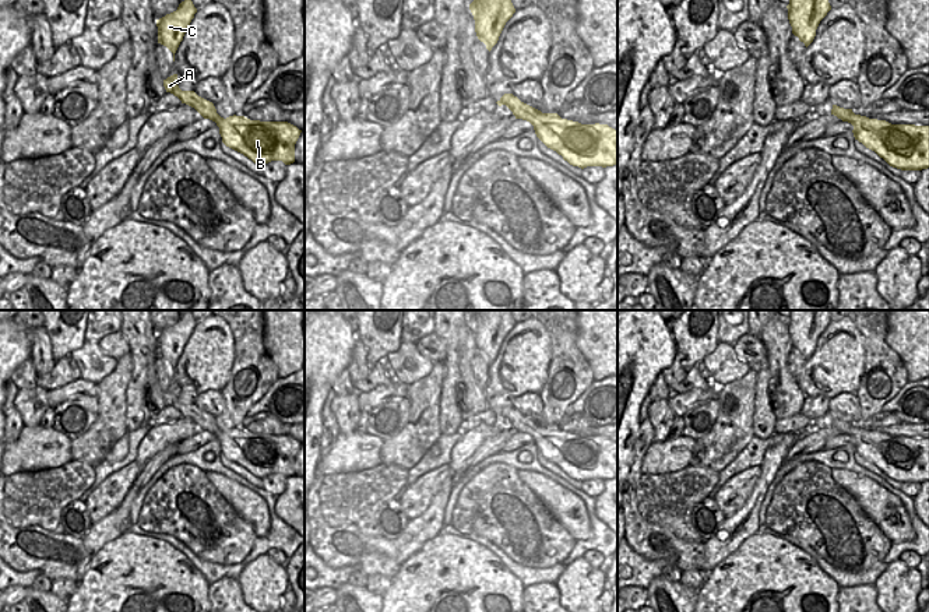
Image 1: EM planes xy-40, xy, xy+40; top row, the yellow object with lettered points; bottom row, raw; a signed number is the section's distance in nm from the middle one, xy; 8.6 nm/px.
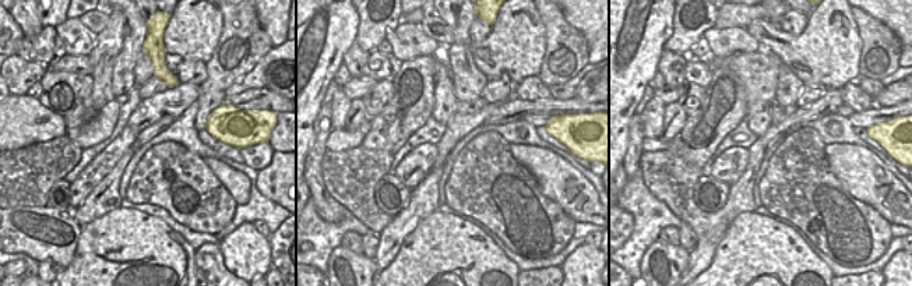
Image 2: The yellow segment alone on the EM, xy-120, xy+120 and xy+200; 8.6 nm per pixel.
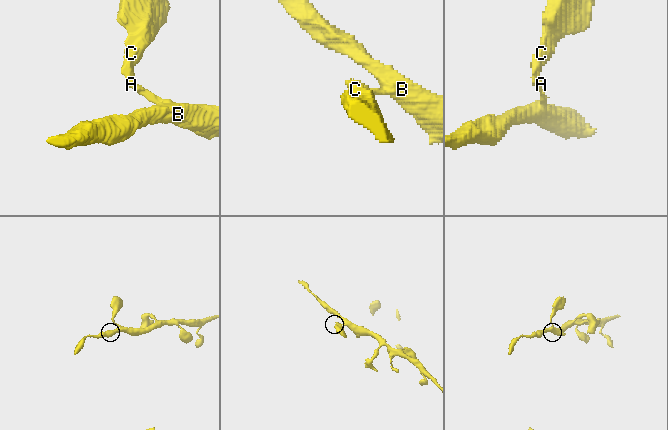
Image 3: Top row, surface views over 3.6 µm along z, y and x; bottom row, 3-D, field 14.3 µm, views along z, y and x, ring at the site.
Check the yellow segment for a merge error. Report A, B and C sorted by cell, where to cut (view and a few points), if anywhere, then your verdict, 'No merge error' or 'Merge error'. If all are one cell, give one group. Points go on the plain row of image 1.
Groups: A B C. No split. No merge error.

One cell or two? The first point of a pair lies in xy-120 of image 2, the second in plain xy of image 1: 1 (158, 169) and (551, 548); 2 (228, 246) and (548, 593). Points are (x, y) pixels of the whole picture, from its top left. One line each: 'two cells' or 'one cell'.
1: one cell
2: two cells

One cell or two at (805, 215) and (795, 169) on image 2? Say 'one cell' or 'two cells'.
one cell

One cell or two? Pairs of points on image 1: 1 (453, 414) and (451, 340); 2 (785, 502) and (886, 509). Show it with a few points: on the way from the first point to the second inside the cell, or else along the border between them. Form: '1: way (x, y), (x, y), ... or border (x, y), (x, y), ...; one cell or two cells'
1: way (450, 396), (451, 358); one cell
2: border (838, 484), (882, 533); two cells

